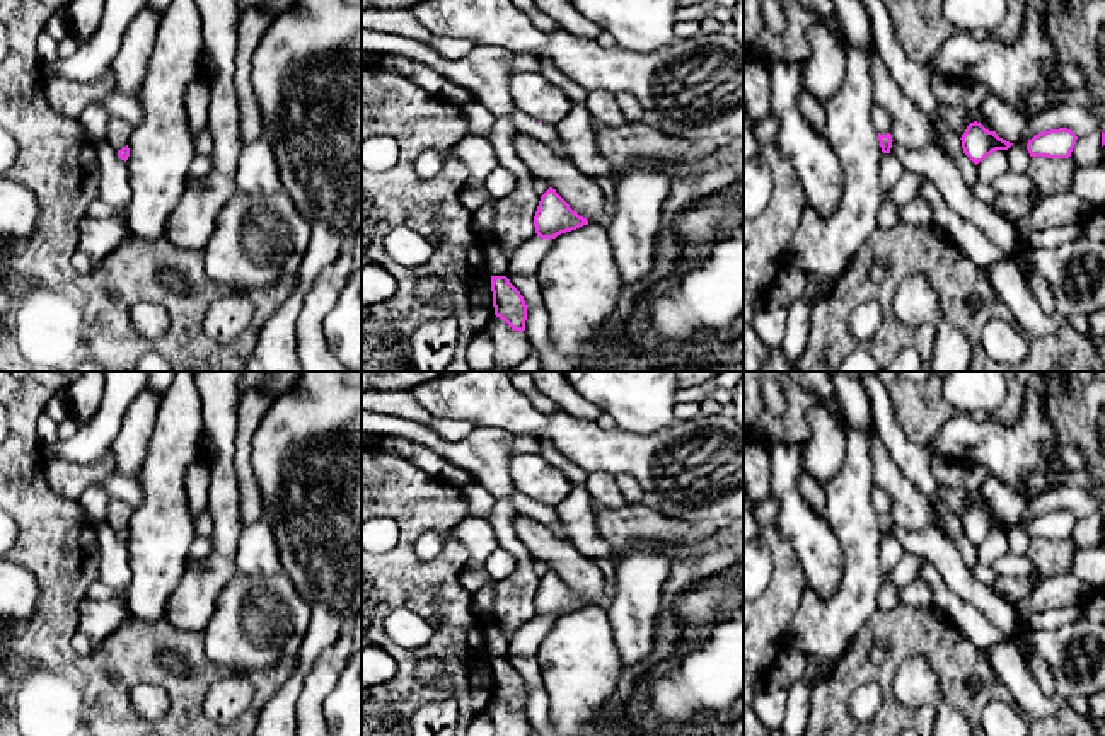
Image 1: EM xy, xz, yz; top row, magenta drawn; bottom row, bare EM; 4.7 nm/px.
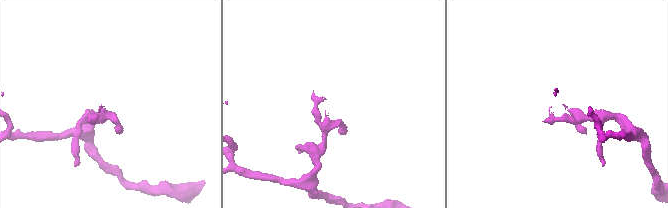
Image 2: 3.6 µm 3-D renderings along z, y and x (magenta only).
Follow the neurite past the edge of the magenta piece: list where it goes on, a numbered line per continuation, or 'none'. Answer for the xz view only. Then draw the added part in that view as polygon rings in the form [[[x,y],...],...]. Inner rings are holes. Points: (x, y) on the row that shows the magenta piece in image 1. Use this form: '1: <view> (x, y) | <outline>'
none

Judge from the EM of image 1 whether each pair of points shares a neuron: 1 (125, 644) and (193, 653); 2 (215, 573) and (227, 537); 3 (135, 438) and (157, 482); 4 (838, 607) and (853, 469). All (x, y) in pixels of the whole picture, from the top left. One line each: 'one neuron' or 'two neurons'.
1: one neuron
2: one neuron
3: two neurons
4: one neuron

